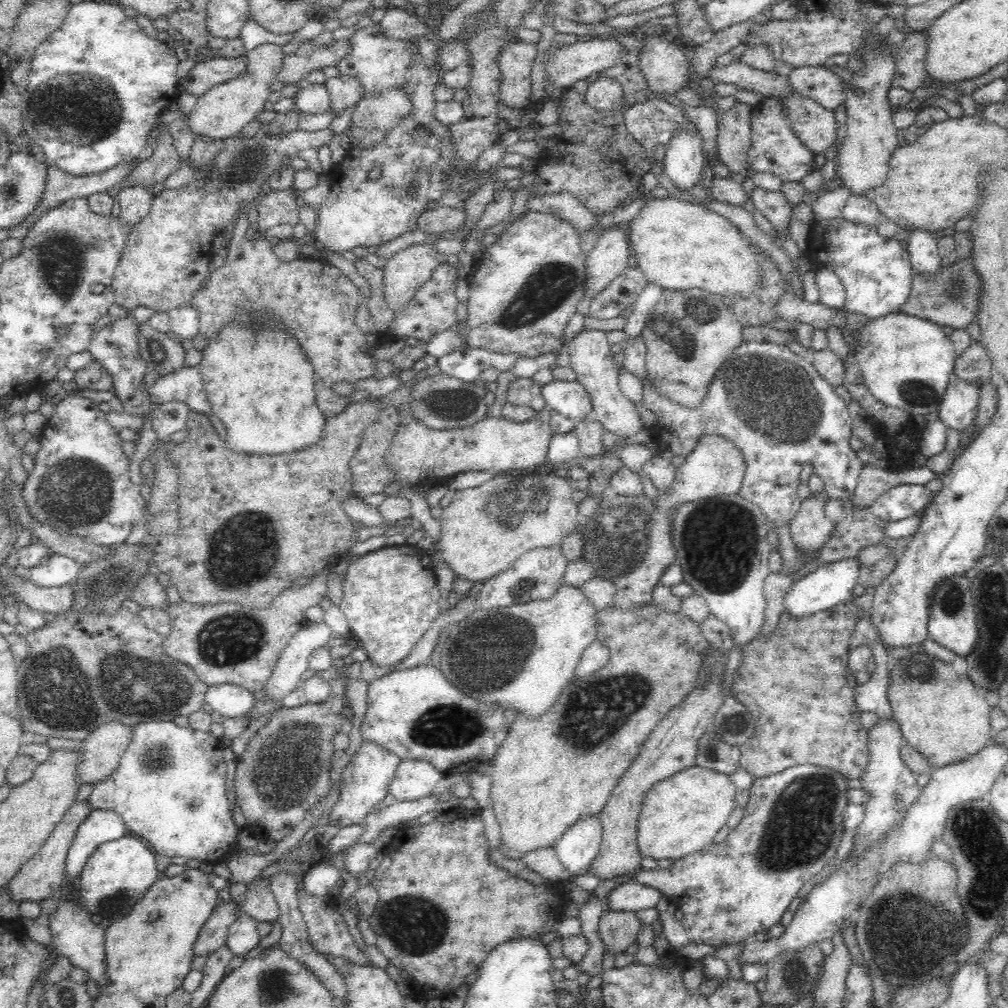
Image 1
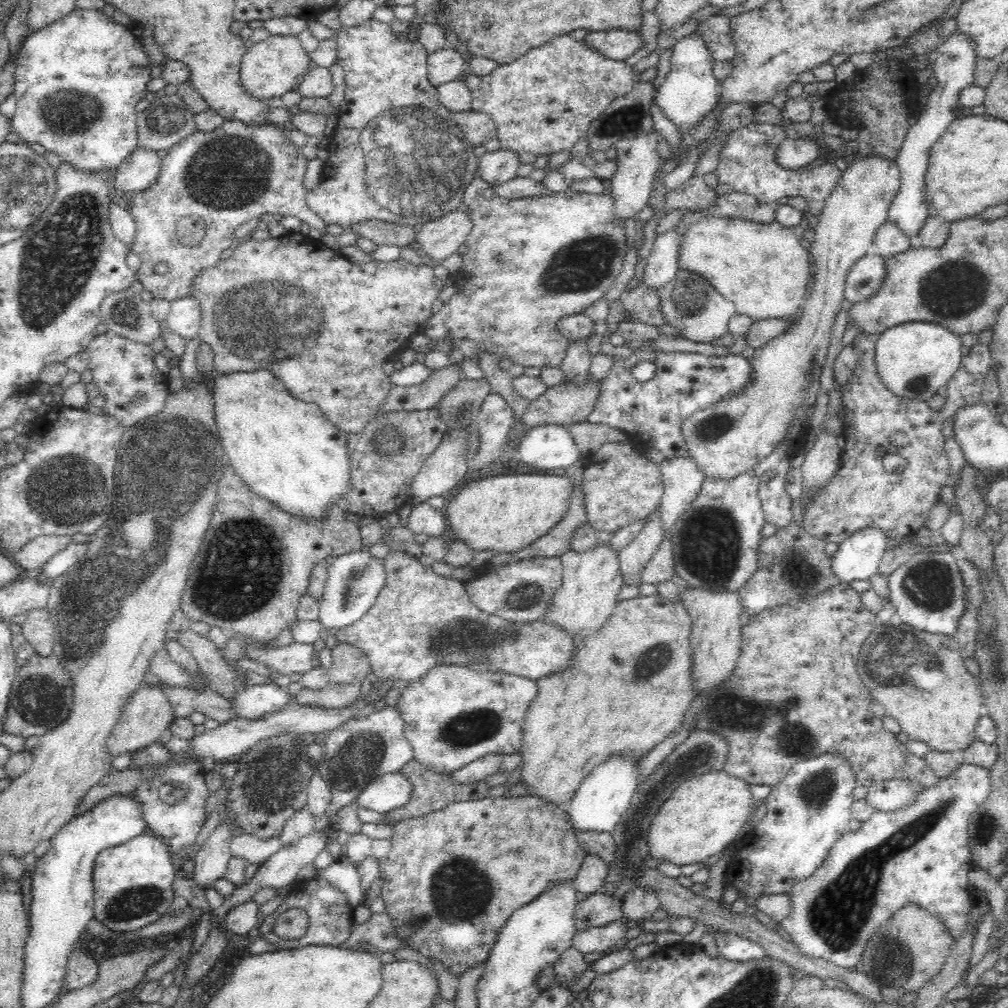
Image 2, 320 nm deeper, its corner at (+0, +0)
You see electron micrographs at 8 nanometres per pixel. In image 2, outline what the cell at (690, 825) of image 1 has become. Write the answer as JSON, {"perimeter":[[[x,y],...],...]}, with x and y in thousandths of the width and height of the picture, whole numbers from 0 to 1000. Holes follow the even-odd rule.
{"perimeter":[[[717,764],[687,770],[655,799],[643,825],[644,849],[652,851],[655,856],[679,859],[712,848],[734,830],[745,811],[747,796],[744,779]]]}

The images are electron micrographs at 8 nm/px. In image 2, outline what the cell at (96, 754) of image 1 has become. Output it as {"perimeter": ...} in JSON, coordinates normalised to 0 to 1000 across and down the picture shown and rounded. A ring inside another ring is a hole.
{"perimeter":[[[145,678],[127,693],[120,713],[117,714],[106,734],[109,749],[115,751],[117,748],[137,746],[151,737],[157,736],[163,724],[174,713],[173,703],[169,698],[168,691],[164,689],[158,679]]]}

